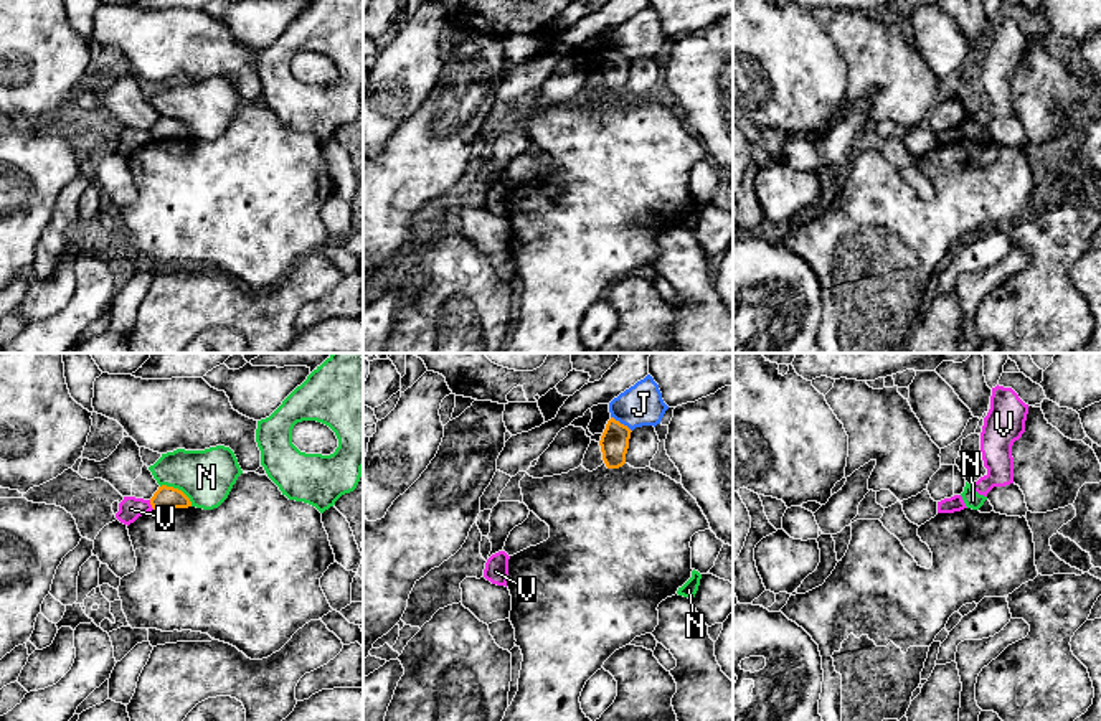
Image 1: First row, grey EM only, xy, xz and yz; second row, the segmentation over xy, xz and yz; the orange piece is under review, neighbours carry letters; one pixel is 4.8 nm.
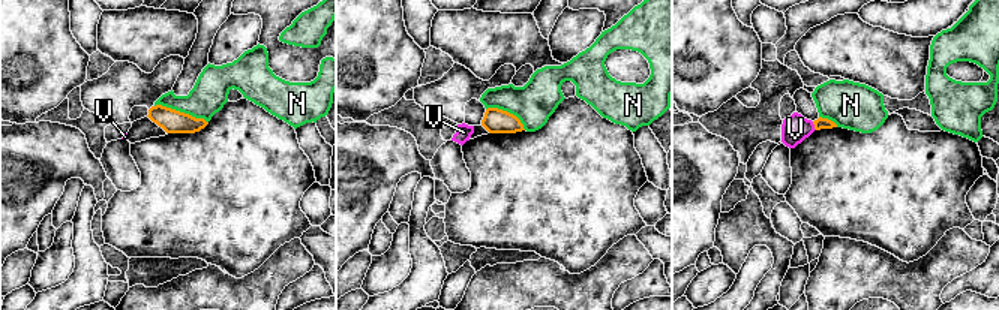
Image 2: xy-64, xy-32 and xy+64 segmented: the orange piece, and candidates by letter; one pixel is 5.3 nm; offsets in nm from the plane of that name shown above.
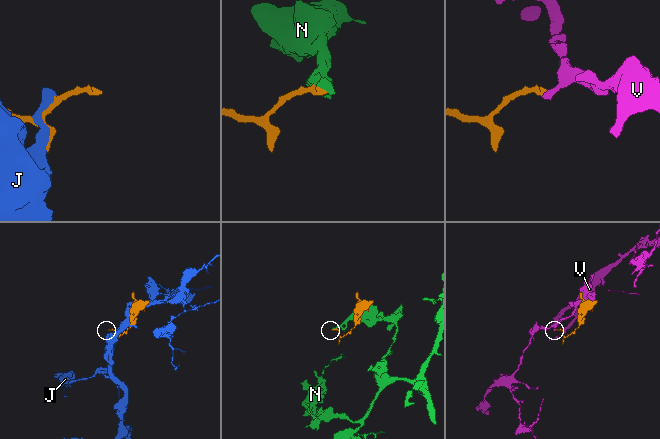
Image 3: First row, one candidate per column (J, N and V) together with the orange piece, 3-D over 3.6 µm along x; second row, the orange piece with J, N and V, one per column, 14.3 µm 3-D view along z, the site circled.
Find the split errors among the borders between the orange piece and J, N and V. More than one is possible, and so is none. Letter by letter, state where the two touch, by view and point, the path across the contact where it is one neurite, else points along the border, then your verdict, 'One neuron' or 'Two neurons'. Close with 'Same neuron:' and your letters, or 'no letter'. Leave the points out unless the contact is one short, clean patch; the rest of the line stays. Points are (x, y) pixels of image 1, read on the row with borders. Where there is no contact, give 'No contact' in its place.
J: Touches orange at xz (619, 423). Two neurons
N: Touches orange at xy (177, 489). Boundary: xy (160, 485), (179, 489), (192, 505). Two neurons
V: Touches orange at xy (151, 504). Boundary: xy (149, 500), (154, 508). Two neurons
Same neuron: no letter

